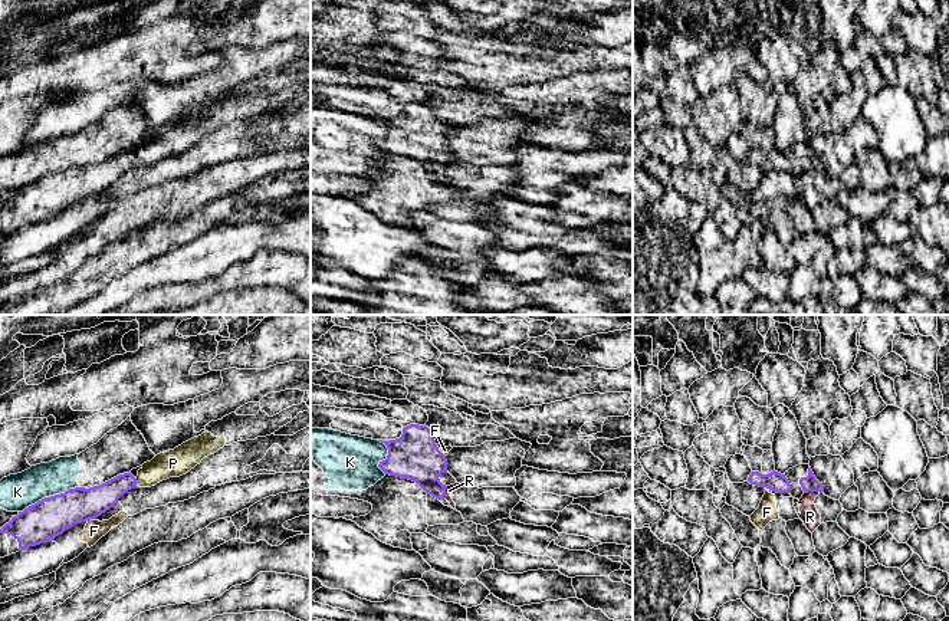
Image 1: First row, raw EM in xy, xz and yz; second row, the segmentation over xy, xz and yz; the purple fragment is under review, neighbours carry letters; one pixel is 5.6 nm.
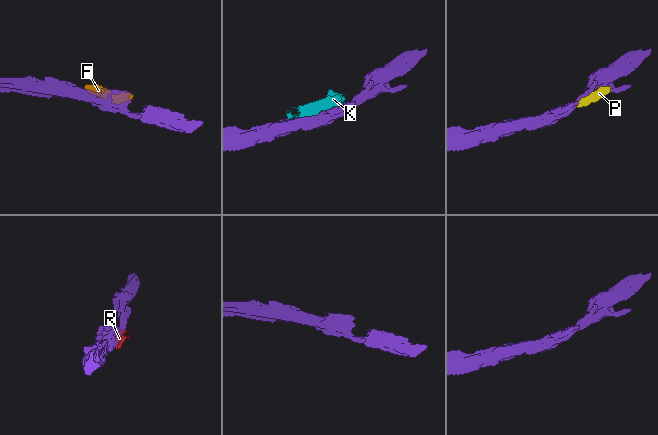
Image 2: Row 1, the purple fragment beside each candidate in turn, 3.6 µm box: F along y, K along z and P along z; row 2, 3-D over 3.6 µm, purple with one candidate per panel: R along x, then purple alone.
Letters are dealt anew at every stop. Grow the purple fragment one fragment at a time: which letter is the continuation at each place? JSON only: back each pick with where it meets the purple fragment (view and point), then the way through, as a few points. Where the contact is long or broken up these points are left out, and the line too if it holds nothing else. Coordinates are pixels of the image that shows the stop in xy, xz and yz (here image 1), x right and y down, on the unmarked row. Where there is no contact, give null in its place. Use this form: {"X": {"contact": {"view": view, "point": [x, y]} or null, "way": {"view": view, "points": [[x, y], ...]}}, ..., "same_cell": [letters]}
{"P": {"contact": {"view": "xy", "point": [135, 160]}, "way": {"view": "xy", "points": [[95, 178], [124, 160], [135, 160], [173, 141]]}}, "same_cell": ["P"]}

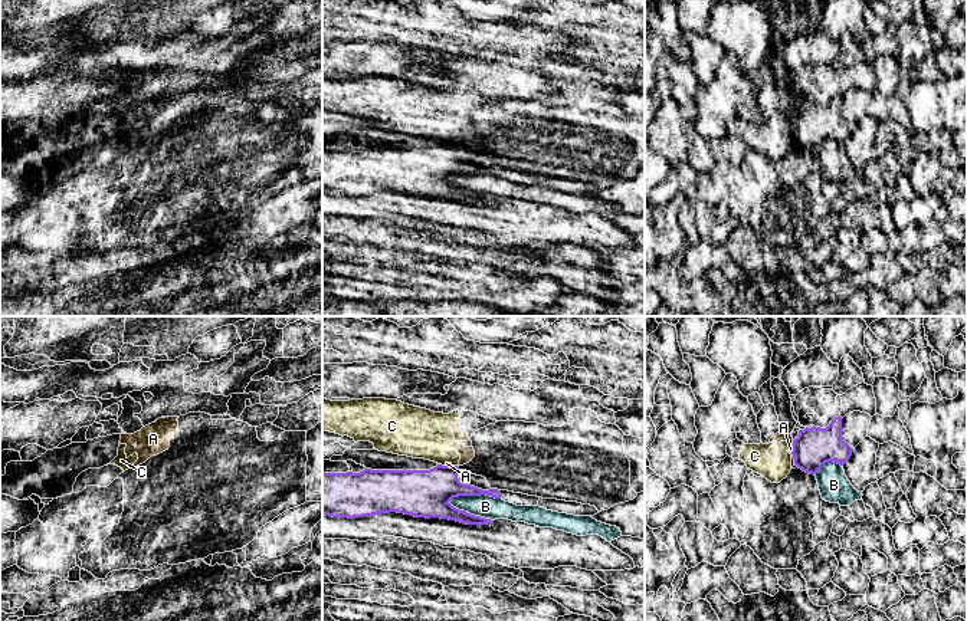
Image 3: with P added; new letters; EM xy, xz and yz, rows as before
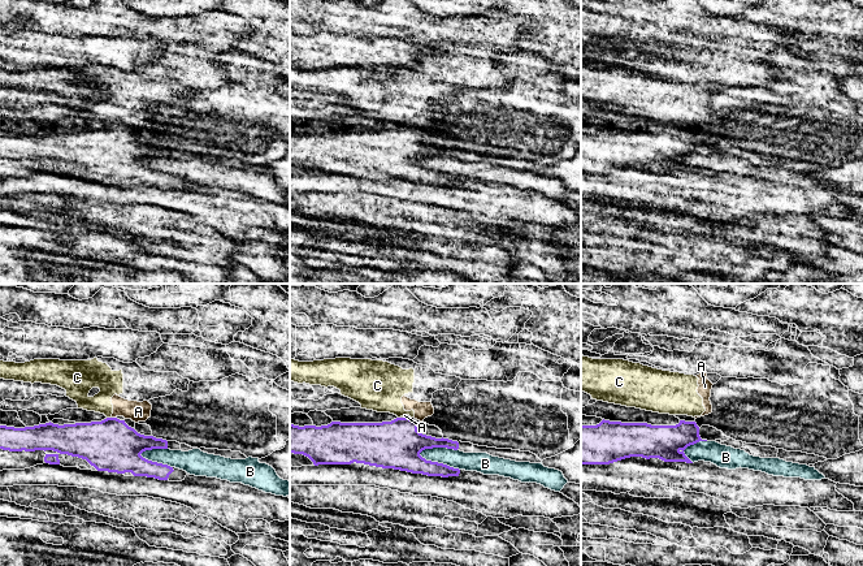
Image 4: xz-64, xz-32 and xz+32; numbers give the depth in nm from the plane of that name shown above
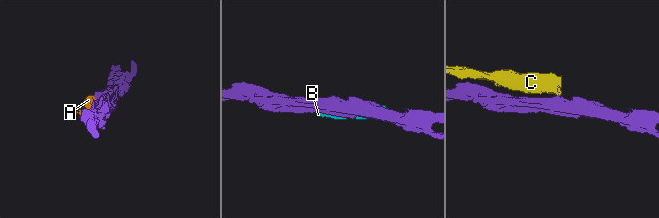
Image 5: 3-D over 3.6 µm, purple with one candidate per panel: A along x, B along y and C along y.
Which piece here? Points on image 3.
{"same_cell": []}

